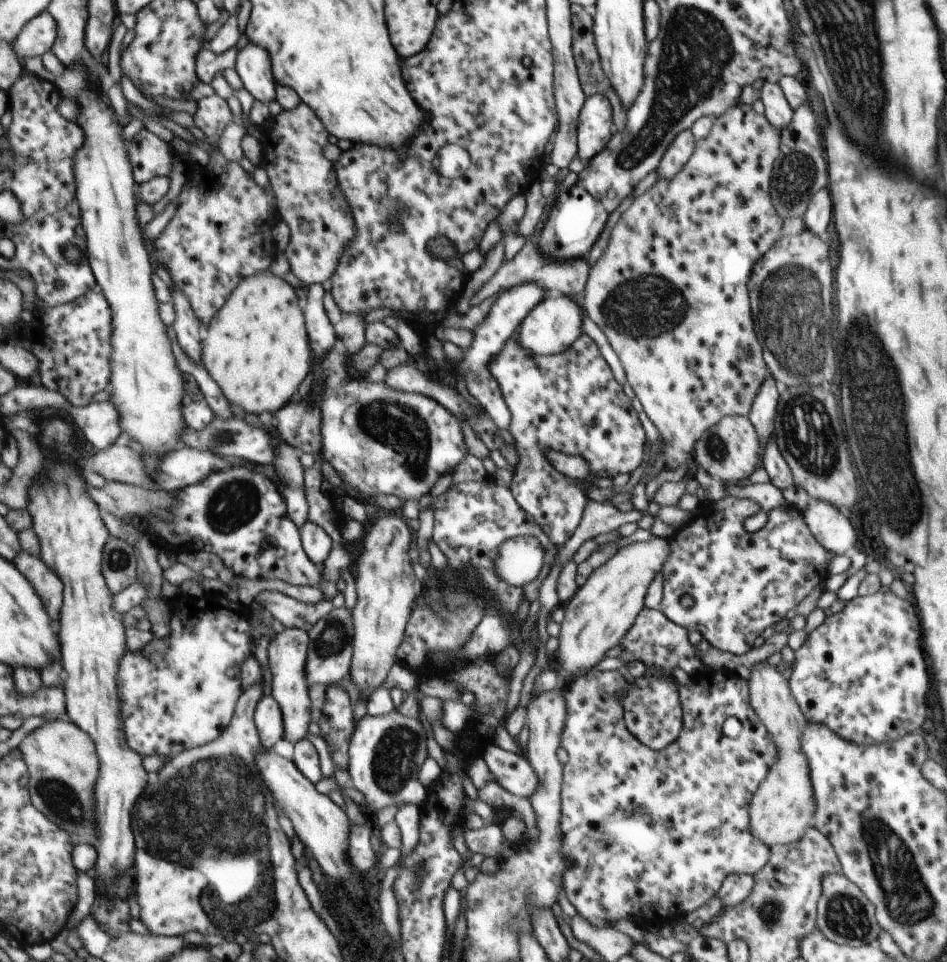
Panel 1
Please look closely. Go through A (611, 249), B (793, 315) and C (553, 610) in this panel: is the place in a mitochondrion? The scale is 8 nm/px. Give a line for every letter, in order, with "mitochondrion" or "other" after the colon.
A: other
B: mitochondrion
C: other

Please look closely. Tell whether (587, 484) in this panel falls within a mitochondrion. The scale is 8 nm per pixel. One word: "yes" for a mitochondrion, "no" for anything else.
no

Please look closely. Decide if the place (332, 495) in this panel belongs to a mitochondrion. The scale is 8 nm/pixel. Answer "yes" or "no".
no

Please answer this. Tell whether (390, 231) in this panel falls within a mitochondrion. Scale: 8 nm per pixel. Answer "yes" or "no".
yes

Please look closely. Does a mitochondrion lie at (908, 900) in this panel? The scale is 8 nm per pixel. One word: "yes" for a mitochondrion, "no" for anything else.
yes

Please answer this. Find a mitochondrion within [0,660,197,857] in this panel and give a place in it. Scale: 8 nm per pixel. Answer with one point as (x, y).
(55, 795)

